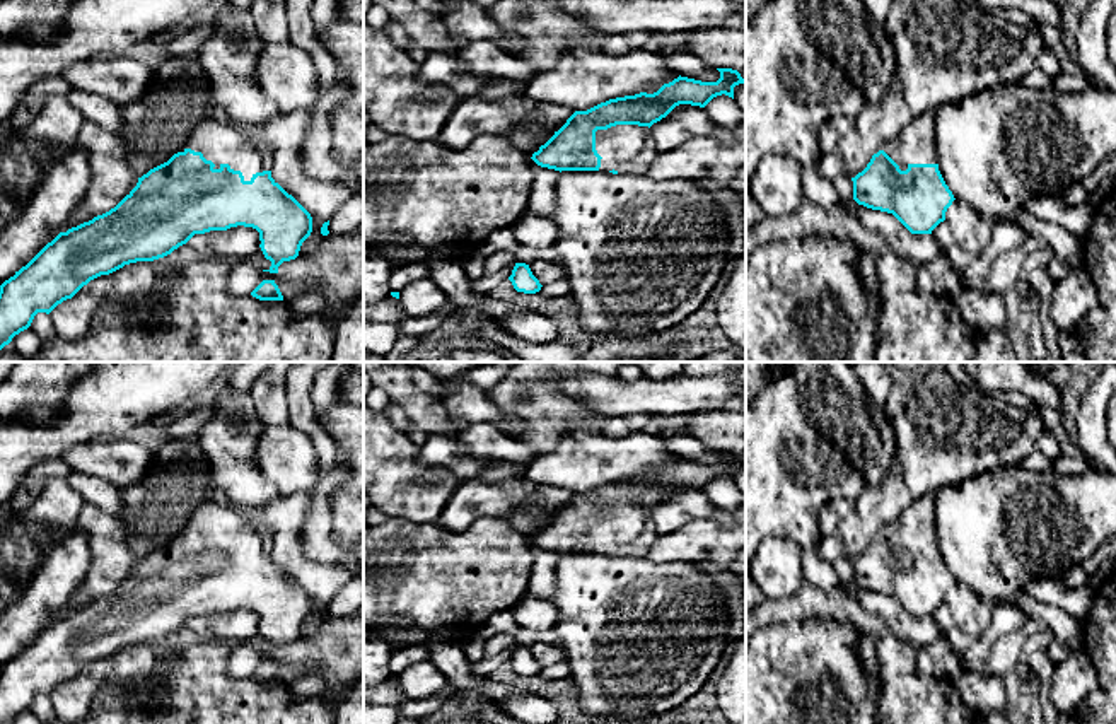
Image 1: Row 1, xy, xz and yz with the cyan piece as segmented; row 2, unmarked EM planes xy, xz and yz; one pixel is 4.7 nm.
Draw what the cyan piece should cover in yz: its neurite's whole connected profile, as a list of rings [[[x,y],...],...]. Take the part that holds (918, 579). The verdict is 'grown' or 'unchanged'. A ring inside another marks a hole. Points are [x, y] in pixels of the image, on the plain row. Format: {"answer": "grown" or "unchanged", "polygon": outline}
{"answer": "grown", "polygon": [[[933,493],[913,499],[853,563],[853,582],[892,596],[911,616],[932,616],[956,582],[939,553]]]}

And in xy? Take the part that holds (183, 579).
{"answer": "grown", "polygon": [[[212,497],[205,499],[198,504],[198,507],[193,511],[189,521],[184,524],[184,528],[164,546],[150,552],[147,557],[138,560],[137,569],[109,594],[94,599],[89,604],[84,604],[77,610],[68,611],[67,615],[60,615],[51,625],[48,625],[26,649],[22,649],[19,654],[15,654],[14,659],[5,663],[0,668],[0,724],[12,724],[15,717],[27,712],[38,695],[49,697],[58,686],[61,686],[67,681],[72,681],[84,668],[87,668],[90,663],[109,657],[125,647],[137,645],[137,644],[154,644],[159,640],[164,640],[171,637],[179,628],[186,627],[195,616],[205,616],[210,613],[227,613],[230,610],[244,608],[253,610],[259,615],[259,630],[266,642],[271,644],[271,649],[263,654],[278,656],[278,649],[283,644],[295,642],[299,639],[302,625],[311,618],[312,615],[312,599],[311,596],[292,579],[288,577],[273,560],[271,560],[271,545],[273,545],[273,531],[259,521],[254,521],[241,512],[237,505],[224,507],[218,505]]]}

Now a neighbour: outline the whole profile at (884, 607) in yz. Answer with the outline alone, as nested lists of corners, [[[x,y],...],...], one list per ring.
[[[855,582],[845,593],[863,610],[881,618],[889,632],[916,647],[930,645],[942,635],[933,616],[911,616],[892,596],[867,591]]]

